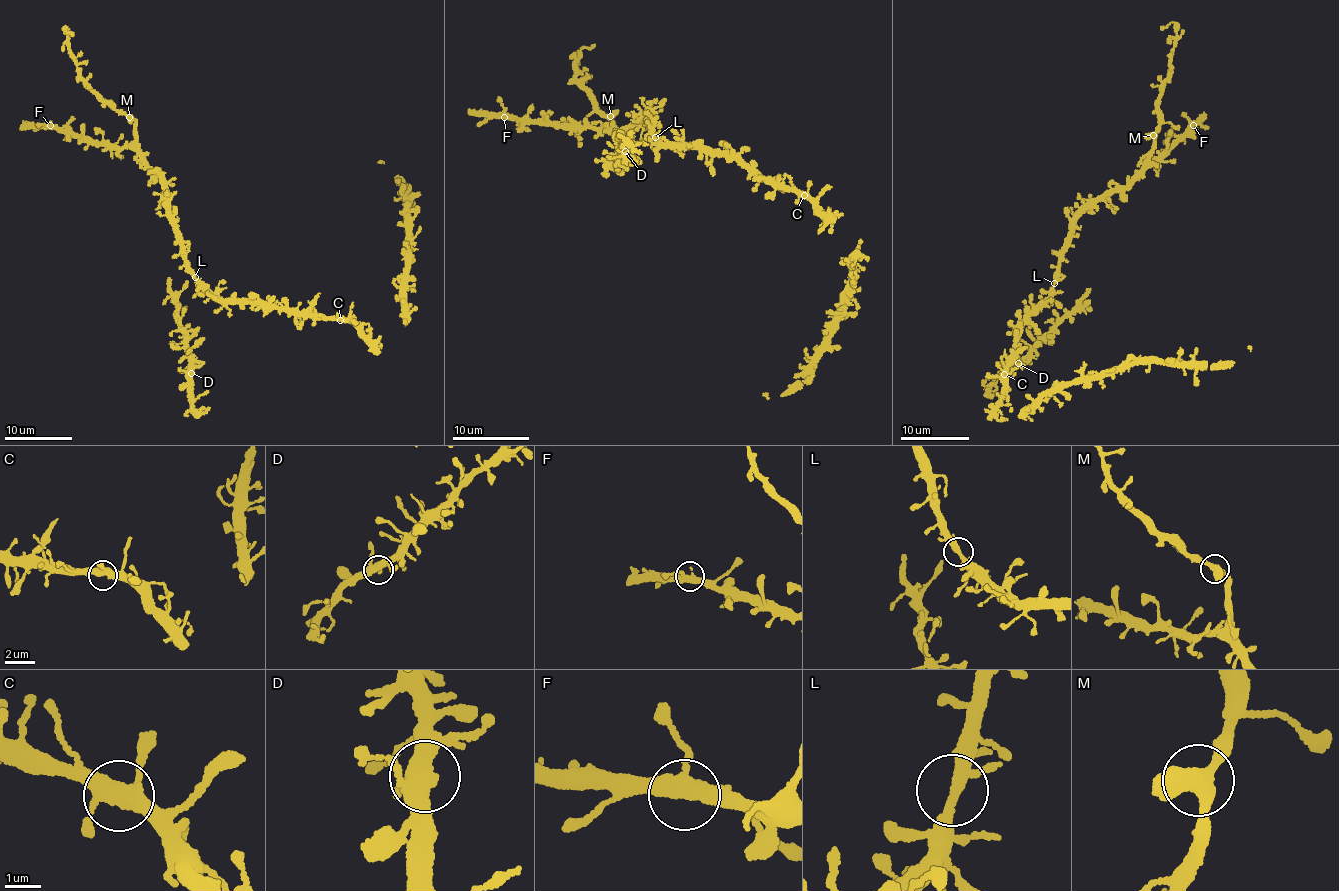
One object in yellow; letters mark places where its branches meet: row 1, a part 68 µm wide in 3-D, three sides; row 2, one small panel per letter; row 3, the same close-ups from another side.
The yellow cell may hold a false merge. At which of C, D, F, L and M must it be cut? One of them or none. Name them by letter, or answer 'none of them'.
none of them

